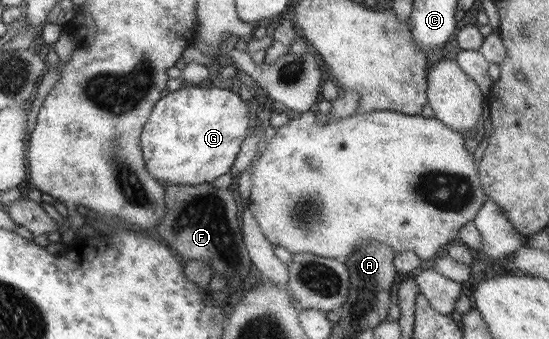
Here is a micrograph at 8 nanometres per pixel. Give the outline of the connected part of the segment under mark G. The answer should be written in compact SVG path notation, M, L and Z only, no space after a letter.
M230 85L211 89L188 86L179 91L170 92L169 95L164 95L158 100L140 136L145 168L163 185L190 186L213 183L220 175L229 173L247 138L248 127L250 127L248 104L244 102L243 96L239 96Z

